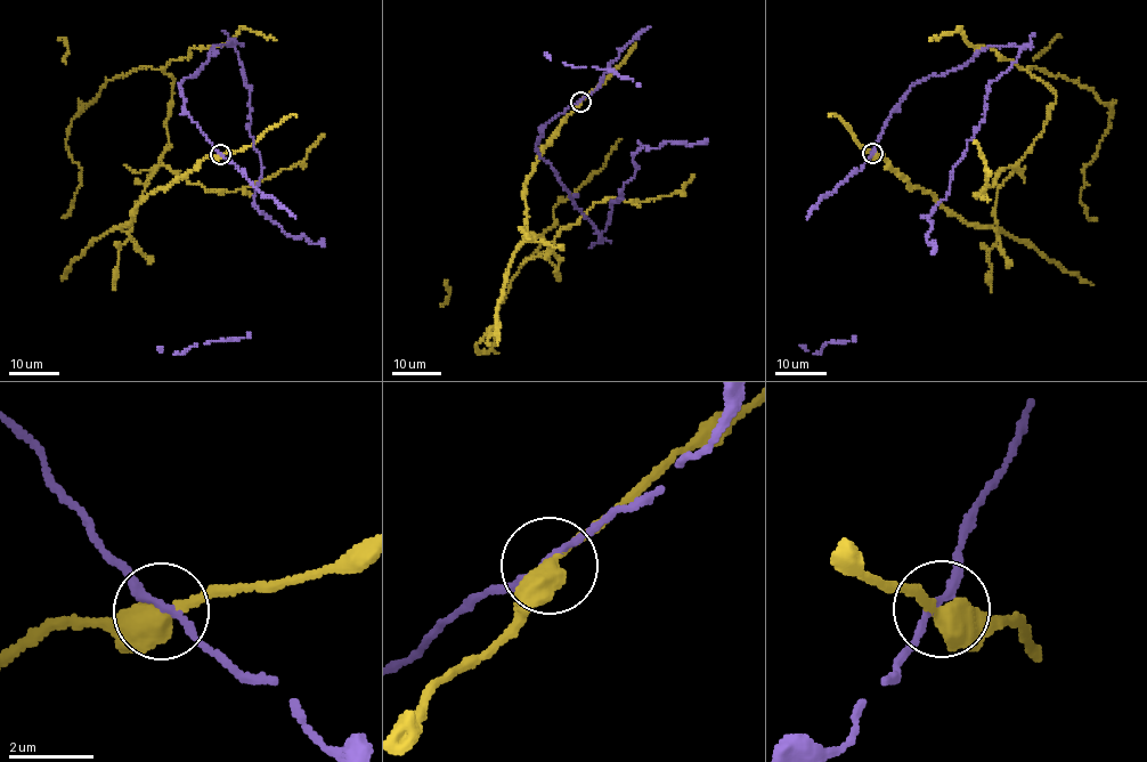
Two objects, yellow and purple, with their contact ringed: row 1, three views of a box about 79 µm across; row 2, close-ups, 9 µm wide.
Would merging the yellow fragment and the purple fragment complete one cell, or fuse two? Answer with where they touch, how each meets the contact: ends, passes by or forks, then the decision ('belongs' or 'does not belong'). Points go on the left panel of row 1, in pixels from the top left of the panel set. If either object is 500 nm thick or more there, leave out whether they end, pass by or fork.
place (220, 154); yellow passes by; purple passes by; does not belong

